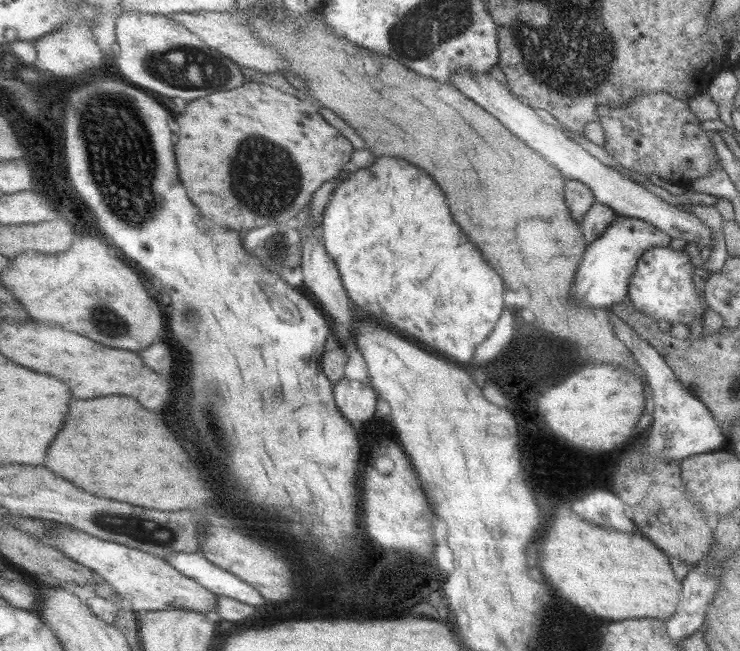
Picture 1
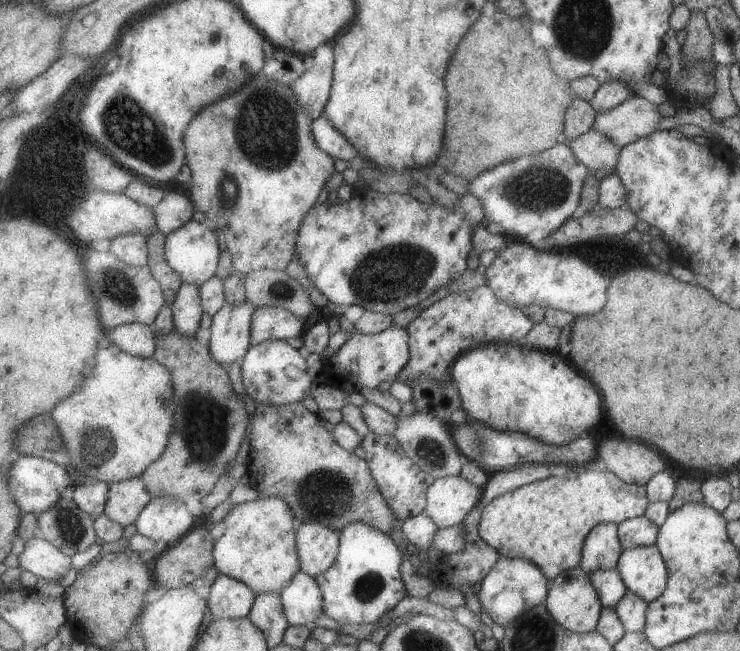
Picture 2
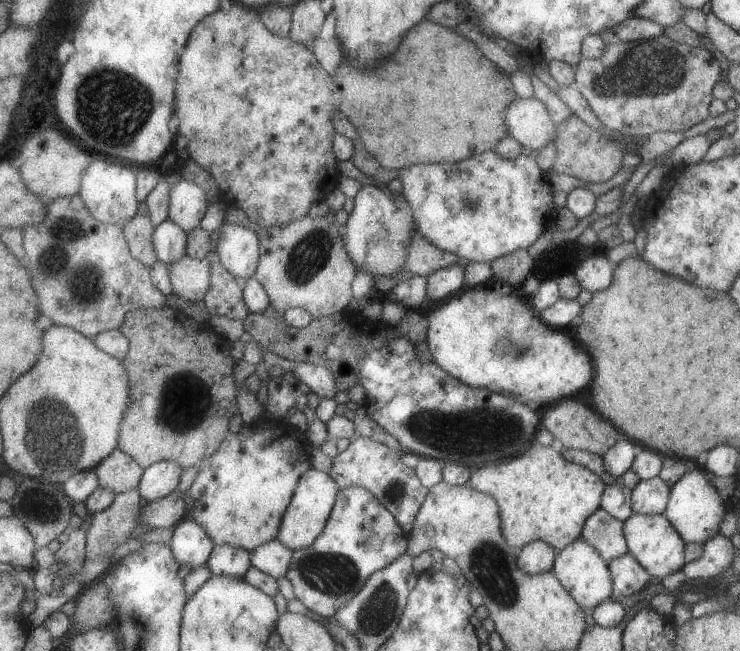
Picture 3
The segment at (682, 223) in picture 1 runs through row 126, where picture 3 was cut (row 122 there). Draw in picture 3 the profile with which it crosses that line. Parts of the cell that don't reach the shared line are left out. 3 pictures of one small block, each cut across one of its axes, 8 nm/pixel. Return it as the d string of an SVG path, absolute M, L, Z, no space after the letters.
M517 96L504 112L504 120L508 136L525 148L535 151L549 142L554 144L558 126L555 119L547 114L543 103L534 96Z

